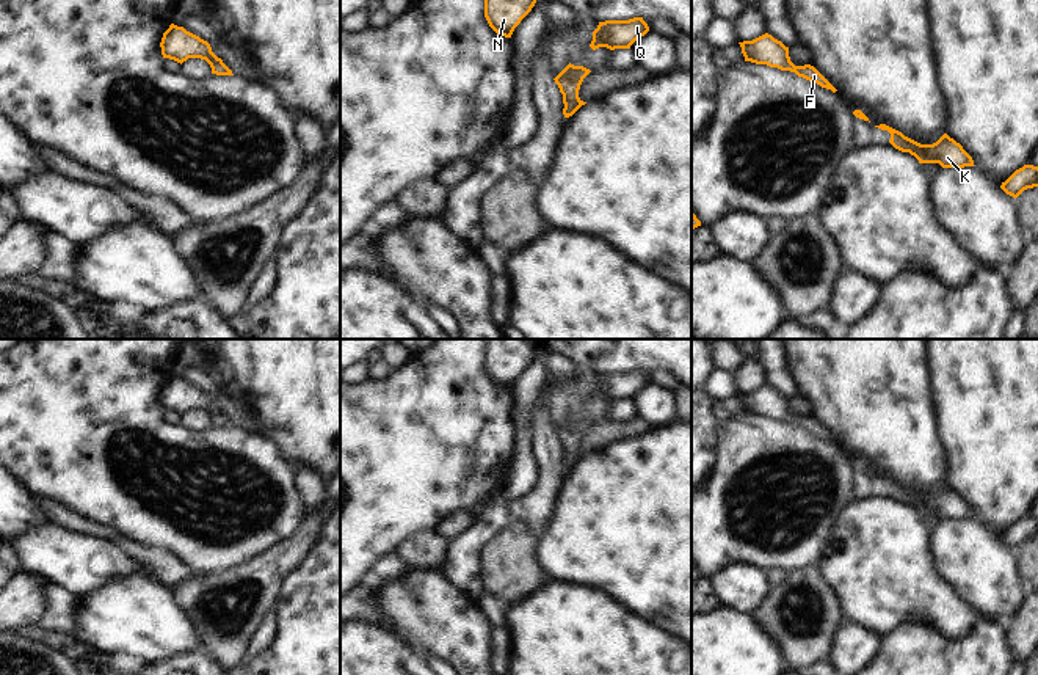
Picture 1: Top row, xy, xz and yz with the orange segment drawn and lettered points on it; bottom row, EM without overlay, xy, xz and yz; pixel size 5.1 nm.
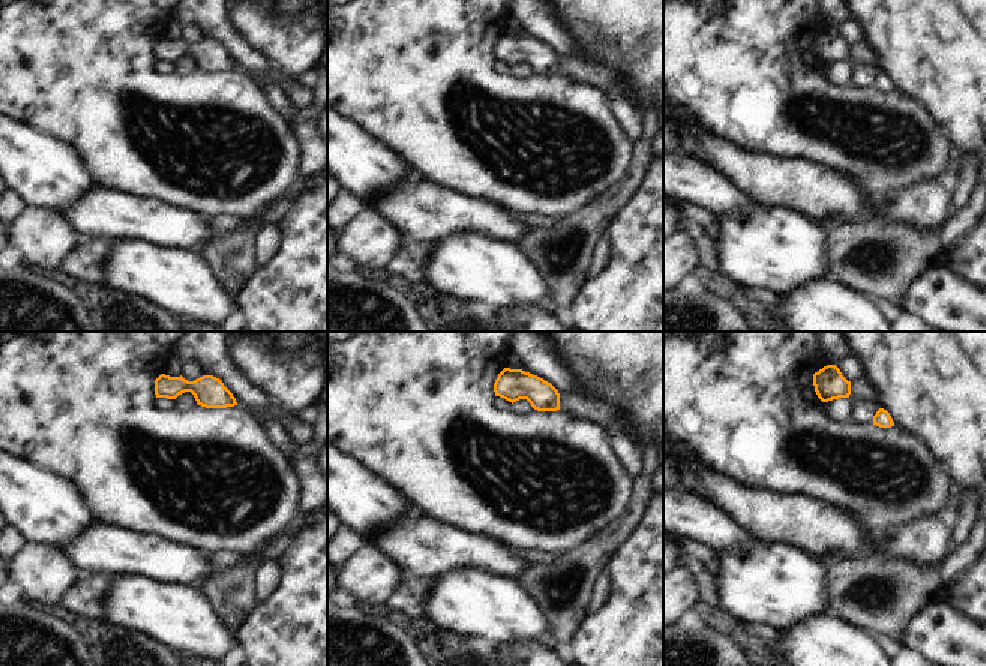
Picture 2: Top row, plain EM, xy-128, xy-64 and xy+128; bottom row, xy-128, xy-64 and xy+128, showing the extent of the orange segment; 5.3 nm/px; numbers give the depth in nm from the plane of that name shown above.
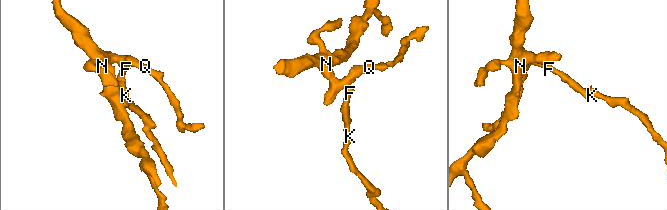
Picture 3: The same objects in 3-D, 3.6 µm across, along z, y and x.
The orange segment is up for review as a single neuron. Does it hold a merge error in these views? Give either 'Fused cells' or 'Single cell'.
Single cell.

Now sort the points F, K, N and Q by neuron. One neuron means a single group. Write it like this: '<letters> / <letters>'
F K N Q

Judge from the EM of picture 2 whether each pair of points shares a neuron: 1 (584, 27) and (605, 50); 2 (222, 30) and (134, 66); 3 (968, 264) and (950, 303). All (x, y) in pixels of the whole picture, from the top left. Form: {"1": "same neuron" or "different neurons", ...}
{"1": "same neuron", "2": "different neurons", "3": "different neurons"}

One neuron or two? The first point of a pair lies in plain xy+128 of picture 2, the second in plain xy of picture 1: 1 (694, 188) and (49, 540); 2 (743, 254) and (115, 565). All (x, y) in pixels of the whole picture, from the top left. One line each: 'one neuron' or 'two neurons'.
1: one neuron
2: two neurons

